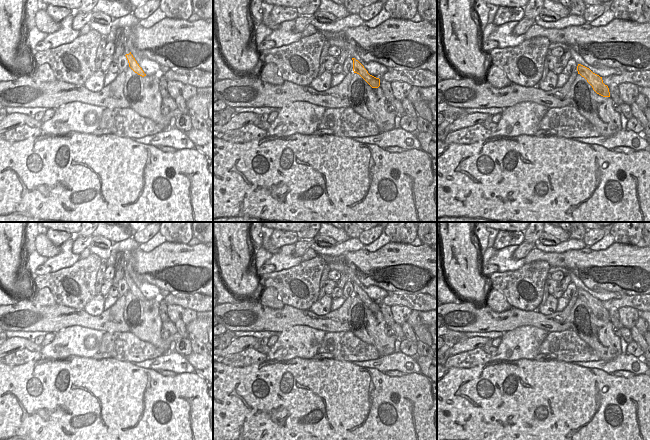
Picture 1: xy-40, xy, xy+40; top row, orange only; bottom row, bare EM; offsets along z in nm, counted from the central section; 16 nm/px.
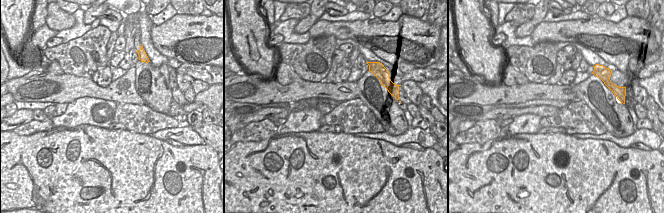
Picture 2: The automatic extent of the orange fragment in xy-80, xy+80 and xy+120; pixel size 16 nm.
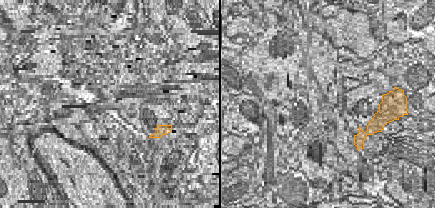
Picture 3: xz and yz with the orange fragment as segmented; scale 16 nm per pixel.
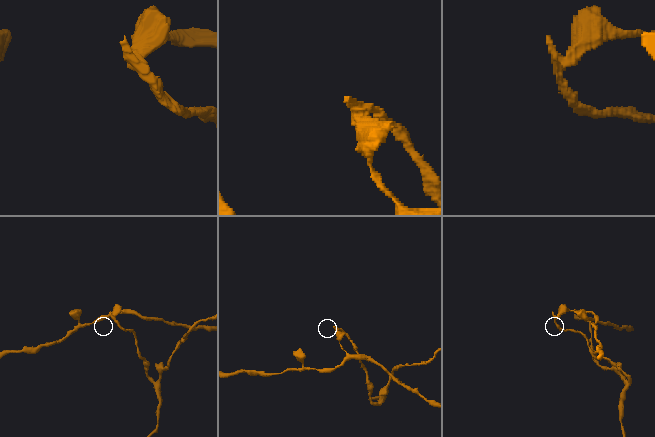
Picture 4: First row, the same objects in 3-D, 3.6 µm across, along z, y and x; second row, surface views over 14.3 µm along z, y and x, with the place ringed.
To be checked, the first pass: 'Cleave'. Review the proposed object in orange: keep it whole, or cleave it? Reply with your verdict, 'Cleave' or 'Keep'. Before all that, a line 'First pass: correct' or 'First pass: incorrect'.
First pass: correct
Cleave

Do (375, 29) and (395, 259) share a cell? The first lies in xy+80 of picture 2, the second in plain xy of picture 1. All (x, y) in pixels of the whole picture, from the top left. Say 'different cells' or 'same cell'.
same cell

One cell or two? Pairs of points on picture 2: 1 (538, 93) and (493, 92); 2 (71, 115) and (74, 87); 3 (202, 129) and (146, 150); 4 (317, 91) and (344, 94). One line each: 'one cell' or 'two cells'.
1: one cell
2: two cells
3: two cells
4: one cell

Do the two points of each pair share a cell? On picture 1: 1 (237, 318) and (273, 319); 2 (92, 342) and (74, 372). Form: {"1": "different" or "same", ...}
{"1": "same", "2": "different"}

